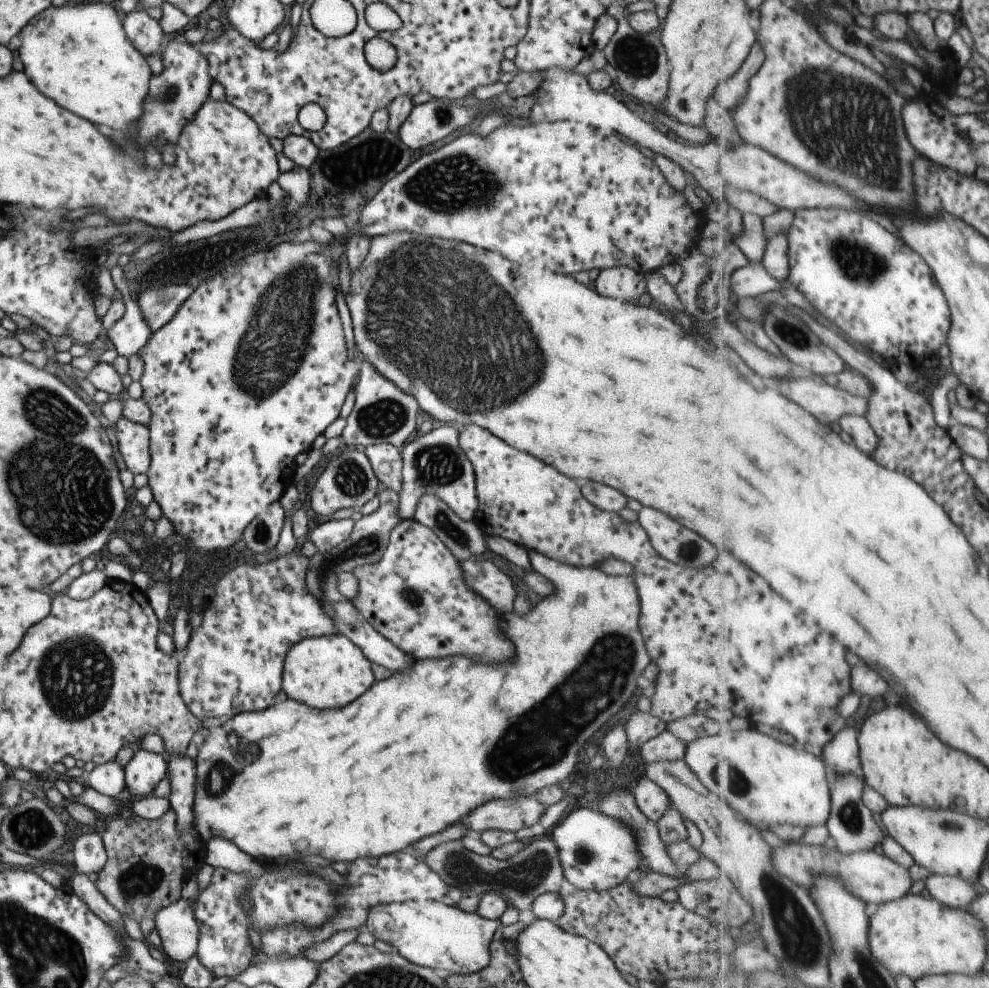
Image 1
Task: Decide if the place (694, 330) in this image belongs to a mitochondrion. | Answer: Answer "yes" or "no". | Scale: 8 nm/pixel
no

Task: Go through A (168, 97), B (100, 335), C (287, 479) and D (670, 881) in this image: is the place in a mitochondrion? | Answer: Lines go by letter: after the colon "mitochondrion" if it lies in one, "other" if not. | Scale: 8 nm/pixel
A: mitochondrion
B: other
C: other
D: other

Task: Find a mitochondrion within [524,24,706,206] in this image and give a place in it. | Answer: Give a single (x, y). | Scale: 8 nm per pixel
(636, 57)

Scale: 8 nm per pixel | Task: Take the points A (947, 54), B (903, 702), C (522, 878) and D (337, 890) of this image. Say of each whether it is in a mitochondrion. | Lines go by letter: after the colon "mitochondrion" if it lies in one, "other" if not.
A: other
B: other
C: mitochondrion
D: other

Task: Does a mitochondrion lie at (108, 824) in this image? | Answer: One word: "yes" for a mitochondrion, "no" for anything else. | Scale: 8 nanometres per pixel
no

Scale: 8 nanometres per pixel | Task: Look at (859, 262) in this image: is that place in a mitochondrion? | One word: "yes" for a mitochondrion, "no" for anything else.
yes

